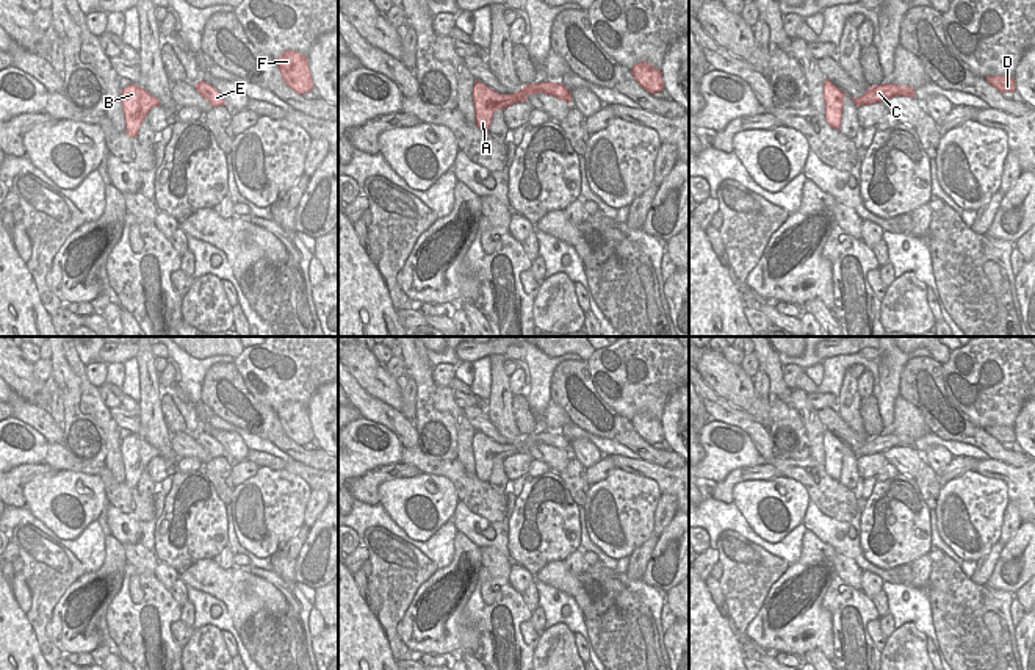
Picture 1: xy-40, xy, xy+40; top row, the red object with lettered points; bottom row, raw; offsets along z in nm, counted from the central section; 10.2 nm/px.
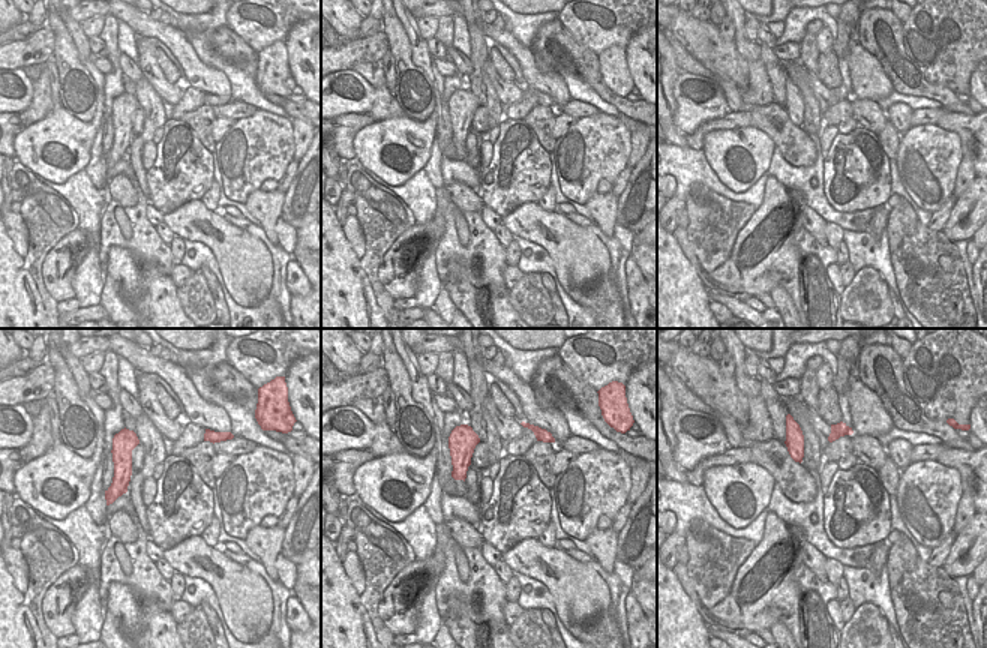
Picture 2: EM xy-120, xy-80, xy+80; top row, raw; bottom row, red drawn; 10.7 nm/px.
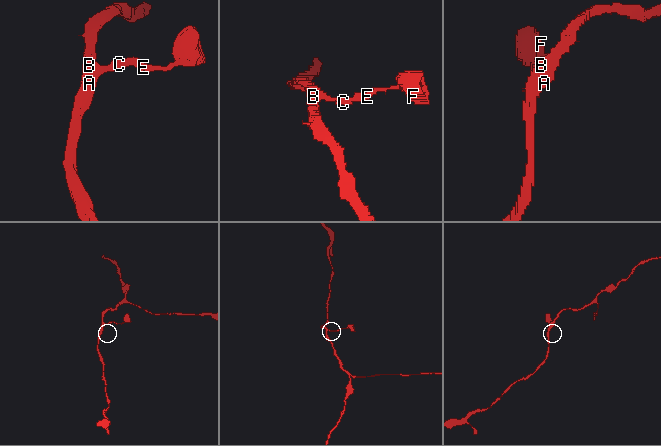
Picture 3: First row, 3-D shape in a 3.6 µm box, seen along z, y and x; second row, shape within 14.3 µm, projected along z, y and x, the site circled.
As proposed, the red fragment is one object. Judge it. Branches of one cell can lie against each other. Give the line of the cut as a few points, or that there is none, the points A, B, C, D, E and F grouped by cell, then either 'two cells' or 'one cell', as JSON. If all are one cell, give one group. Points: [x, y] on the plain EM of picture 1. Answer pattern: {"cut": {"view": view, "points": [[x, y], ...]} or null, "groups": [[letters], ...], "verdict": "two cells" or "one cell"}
{"cut": null, "groups": [["A", "B", "C", "D", "E", "F"]], "verdict": "one cell"}

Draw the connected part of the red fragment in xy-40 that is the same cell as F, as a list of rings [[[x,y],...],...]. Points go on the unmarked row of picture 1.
[[[285,401],[277,409],[277,418],[287,437],[294,443],[304,446],[312,441],[313,429],[305,405],[296,401]]]

